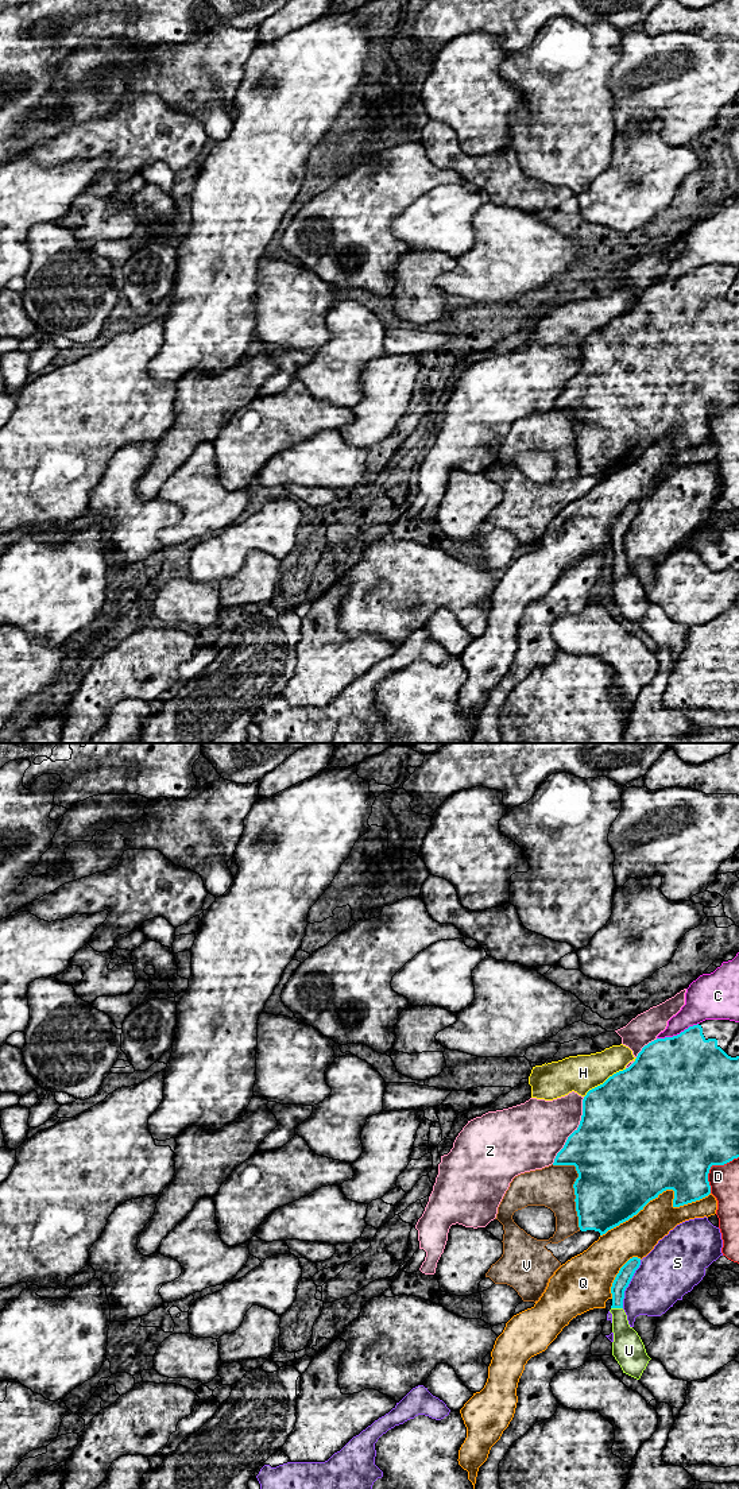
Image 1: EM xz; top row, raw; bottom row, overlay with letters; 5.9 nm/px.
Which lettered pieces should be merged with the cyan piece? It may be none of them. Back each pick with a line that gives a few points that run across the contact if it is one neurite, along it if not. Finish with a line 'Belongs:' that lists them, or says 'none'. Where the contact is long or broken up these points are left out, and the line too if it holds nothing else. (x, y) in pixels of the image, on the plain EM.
Belongs: U

